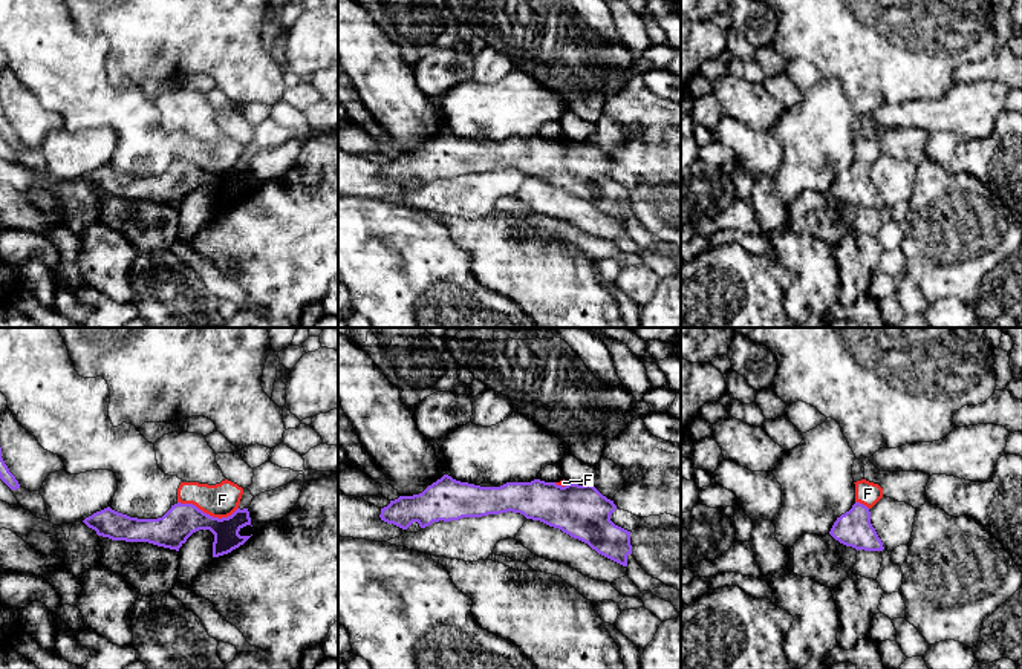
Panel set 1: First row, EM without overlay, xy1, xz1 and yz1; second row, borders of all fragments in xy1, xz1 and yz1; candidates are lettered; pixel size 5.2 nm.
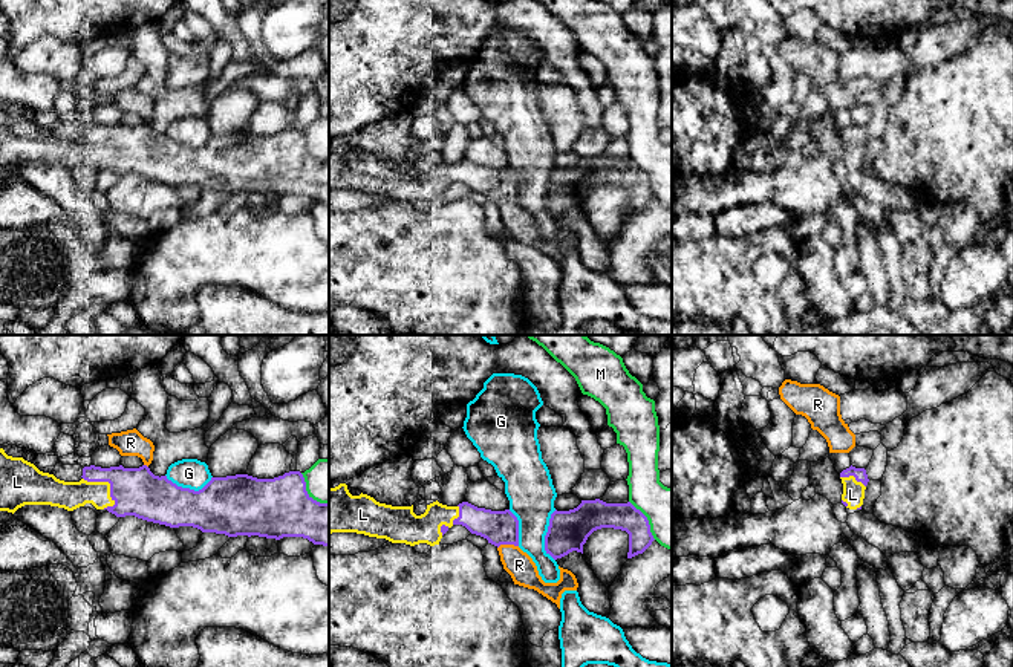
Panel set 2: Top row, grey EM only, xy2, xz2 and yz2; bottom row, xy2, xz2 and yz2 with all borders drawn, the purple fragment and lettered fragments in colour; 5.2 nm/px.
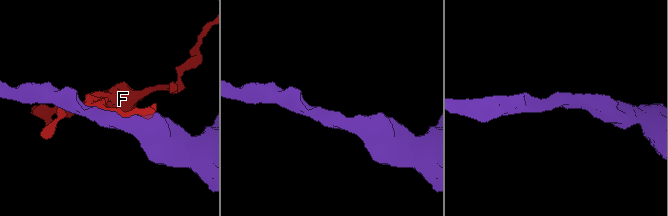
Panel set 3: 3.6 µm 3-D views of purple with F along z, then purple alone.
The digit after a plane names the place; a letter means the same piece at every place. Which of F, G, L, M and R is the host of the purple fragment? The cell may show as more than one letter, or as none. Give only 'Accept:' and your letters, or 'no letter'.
Accept: L

